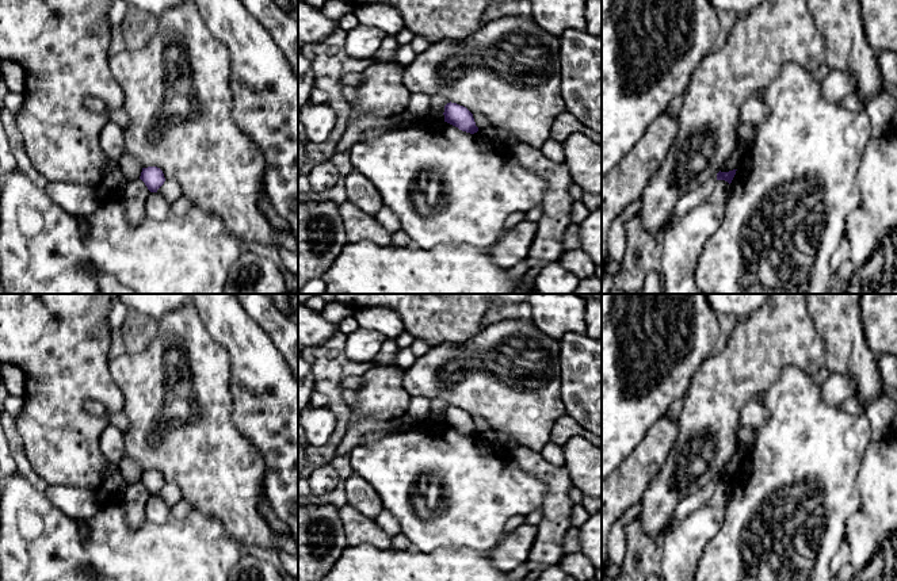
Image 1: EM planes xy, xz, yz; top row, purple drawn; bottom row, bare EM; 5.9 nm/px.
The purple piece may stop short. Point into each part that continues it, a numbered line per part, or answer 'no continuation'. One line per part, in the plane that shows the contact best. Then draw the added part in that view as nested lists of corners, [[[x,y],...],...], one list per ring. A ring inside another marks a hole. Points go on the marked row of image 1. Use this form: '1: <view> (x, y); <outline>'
no continuation

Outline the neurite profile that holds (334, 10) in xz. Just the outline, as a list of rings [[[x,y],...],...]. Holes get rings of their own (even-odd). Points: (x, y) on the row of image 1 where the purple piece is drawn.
[[[327,0],[321,12],[331,20],[339,20],[343,15],[352,12],[354,5],[344,0]]]

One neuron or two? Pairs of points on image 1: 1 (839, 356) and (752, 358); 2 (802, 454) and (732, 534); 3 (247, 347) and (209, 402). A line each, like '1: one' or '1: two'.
1: two
2: one
3: two

